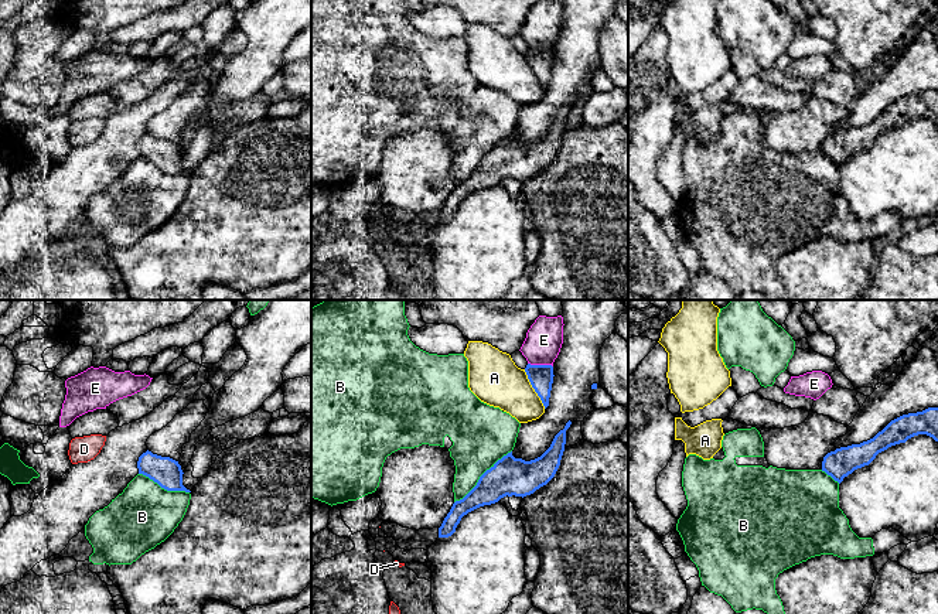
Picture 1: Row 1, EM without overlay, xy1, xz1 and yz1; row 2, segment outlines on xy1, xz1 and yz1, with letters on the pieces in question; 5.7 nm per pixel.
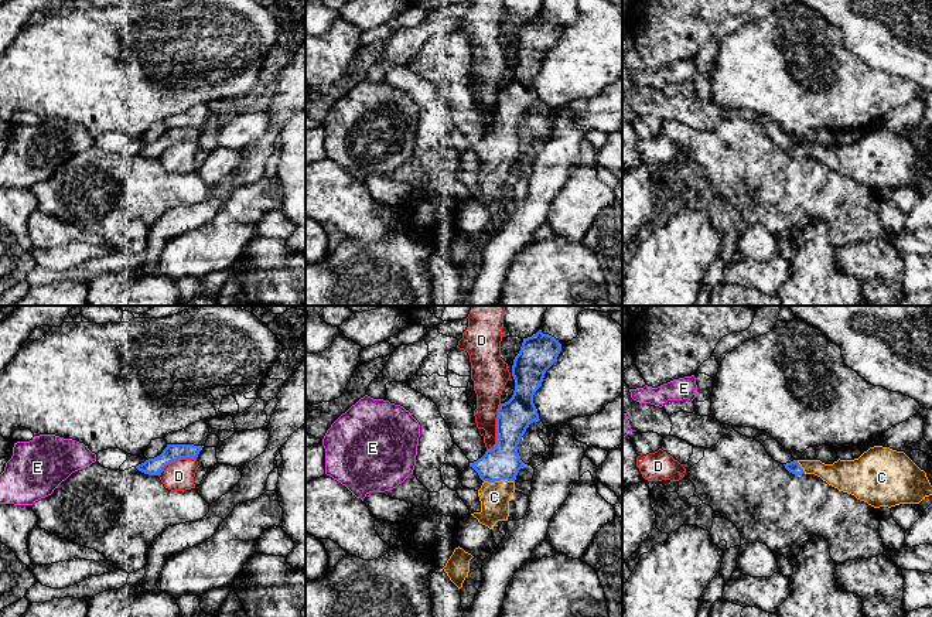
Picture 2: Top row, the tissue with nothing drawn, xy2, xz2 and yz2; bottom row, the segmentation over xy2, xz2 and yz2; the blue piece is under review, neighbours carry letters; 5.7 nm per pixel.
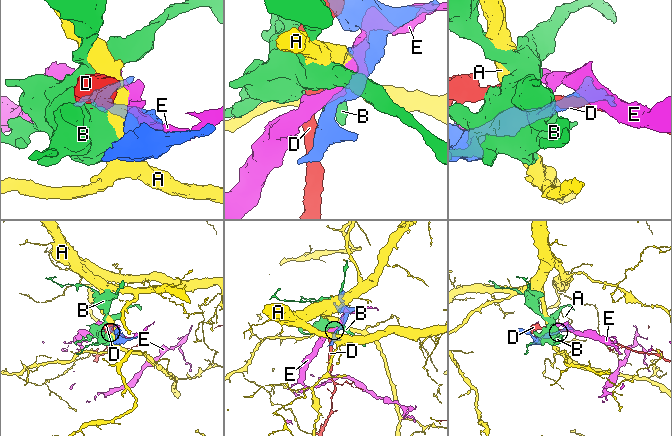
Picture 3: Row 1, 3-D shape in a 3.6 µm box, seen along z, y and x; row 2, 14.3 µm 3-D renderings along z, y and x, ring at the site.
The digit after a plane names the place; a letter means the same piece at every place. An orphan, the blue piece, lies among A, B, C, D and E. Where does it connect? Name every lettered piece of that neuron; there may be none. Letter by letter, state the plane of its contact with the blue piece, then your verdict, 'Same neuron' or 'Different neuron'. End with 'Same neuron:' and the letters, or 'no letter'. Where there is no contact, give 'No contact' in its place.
A: Touches blue in xz1. Different neuron
B: Touches blue in xz1. Different neuron
C: Touches blue in xz2. Same neuron
D: Touches blue in xz2. Different neuron
E: Touches blue in xz1. Different neuron
Same neuron: C

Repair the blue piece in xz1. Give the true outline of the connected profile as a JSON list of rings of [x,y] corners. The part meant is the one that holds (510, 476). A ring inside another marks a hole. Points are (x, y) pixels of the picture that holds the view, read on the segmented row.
[[[569,420],[550,447],[538,458],[525,461],[515,458],[512,451],[498,460],[478,480],[477,485],[460,501],[456,501],[439,528],[439,538],[448,538],[456,532],[461,518],[468,512],[498,502],[504,497],[526,497],[546,485],[556,474],[566,444]]]

